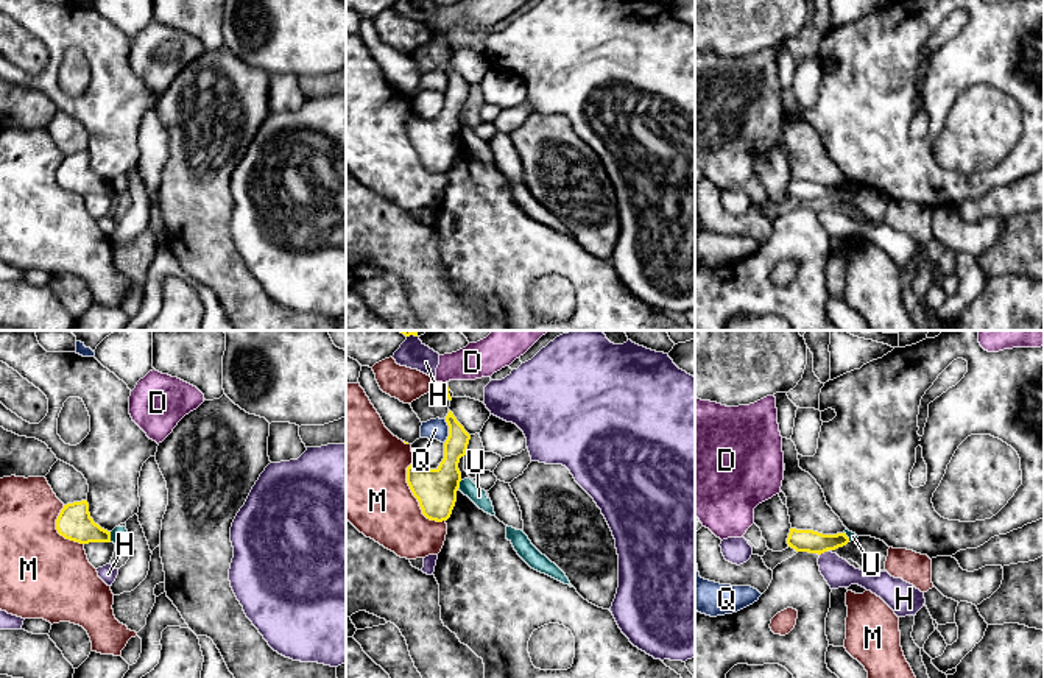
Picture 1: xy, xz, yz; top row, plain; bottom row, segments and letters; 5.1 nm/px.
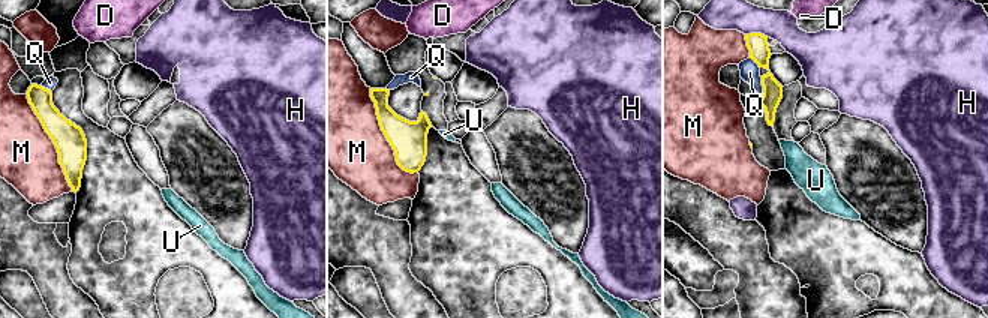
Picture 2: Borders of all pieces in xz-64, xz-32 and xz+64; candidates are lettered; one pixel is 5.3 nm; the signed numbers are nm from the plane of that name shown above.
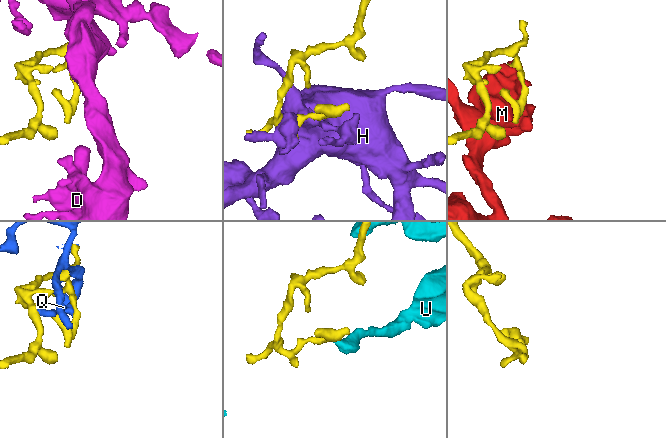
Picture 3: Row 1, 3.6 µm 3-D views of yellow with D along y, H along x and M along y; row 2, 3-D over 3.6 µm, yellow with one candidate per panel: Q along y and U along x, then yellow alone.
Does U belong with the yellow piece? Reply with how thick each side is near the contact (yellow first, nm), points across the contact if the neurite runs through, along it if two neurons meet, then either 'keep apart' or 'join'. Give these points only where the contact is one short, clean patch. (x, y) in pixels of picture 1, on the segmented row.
calibres 180 and 80 nm; border xy (109, 532), (111, 541); keep apart

